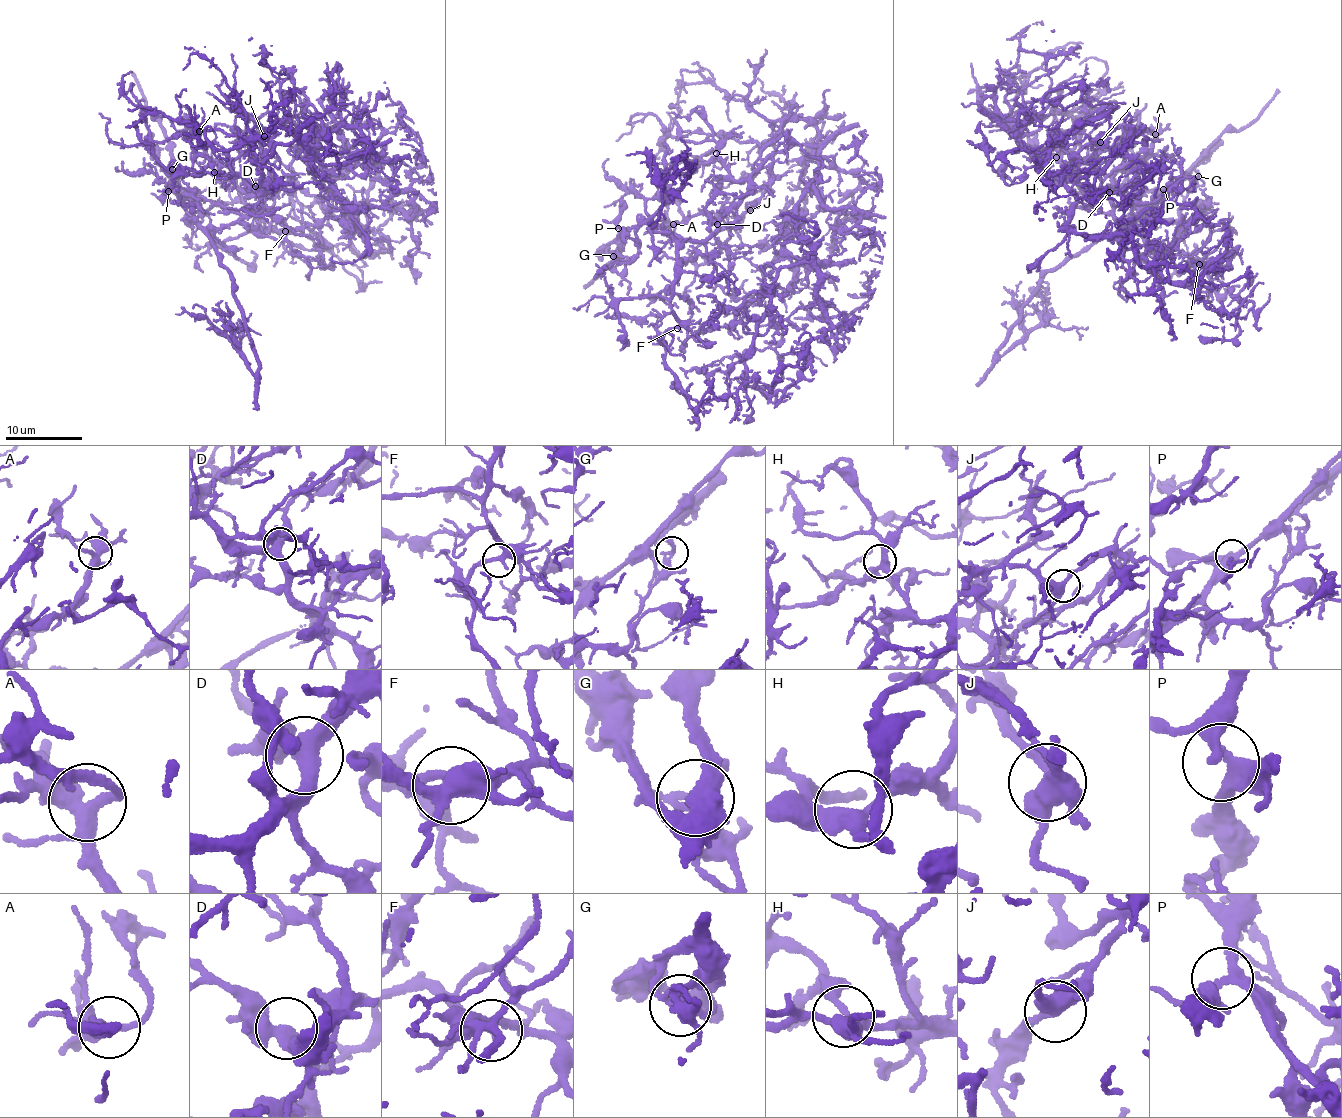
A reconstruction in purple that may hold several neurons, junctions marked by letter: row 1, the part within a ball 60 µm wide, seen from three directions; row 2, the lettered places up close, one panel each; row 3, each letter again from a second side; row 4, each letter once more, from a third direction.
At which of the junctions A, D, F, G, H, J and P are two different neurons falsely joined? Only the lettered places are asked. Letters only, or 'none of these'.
G

